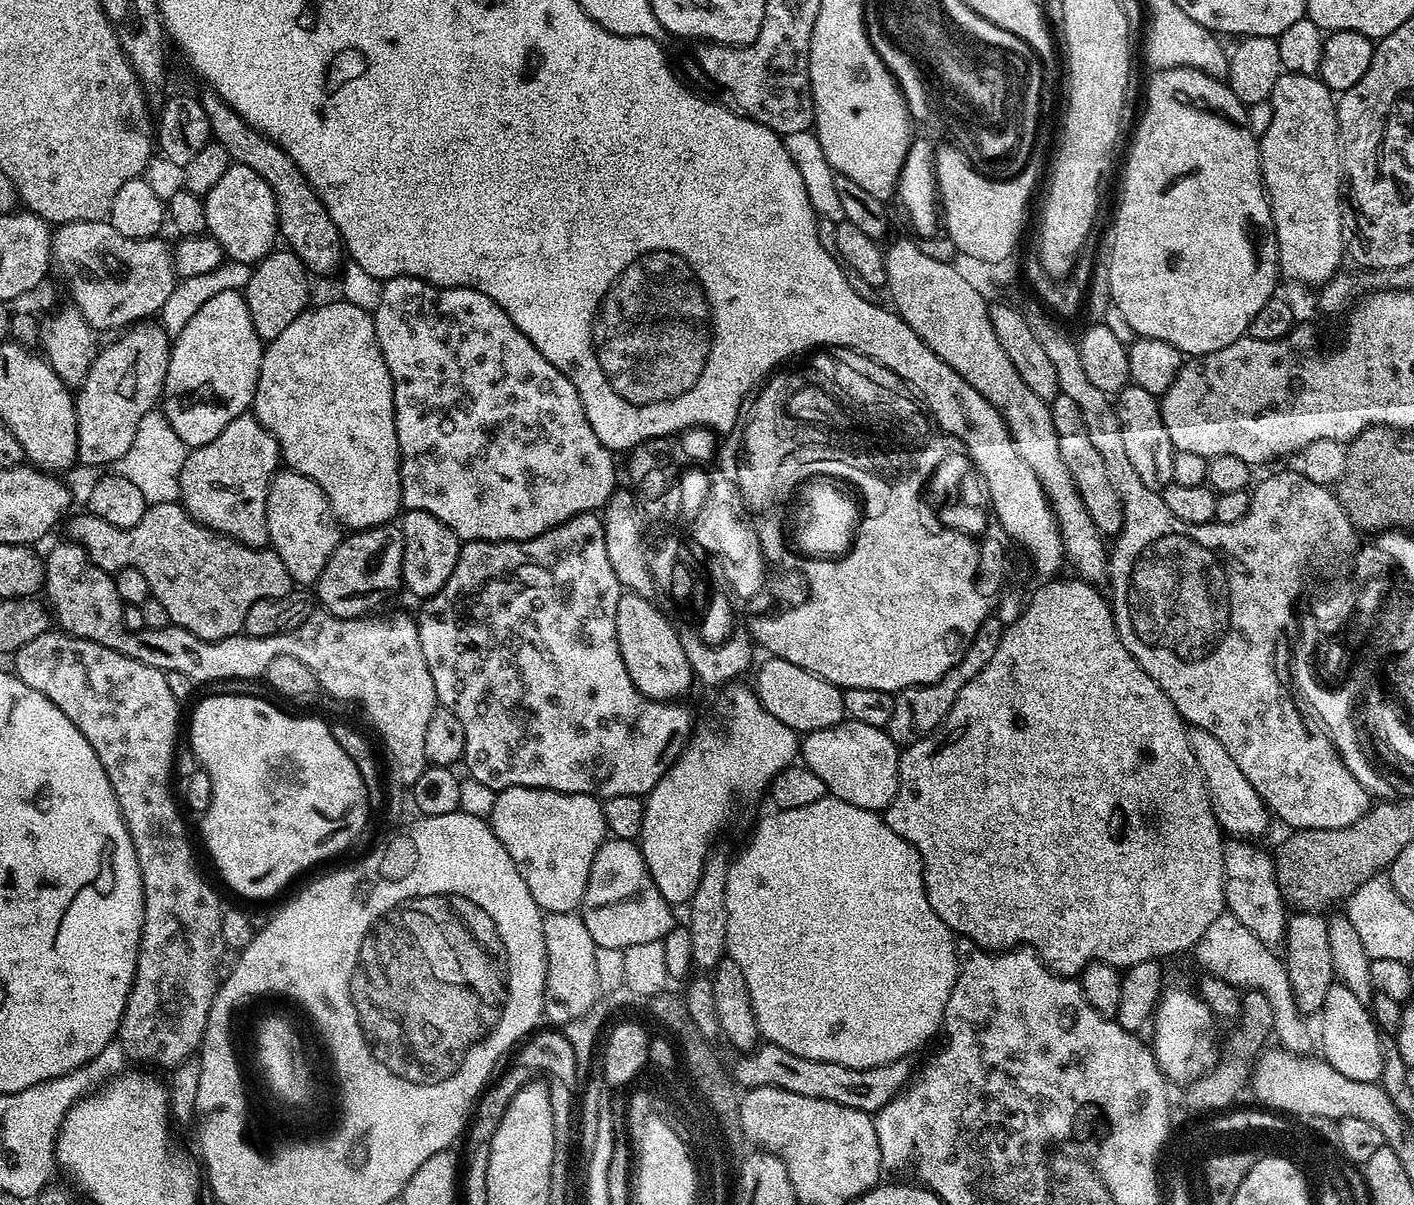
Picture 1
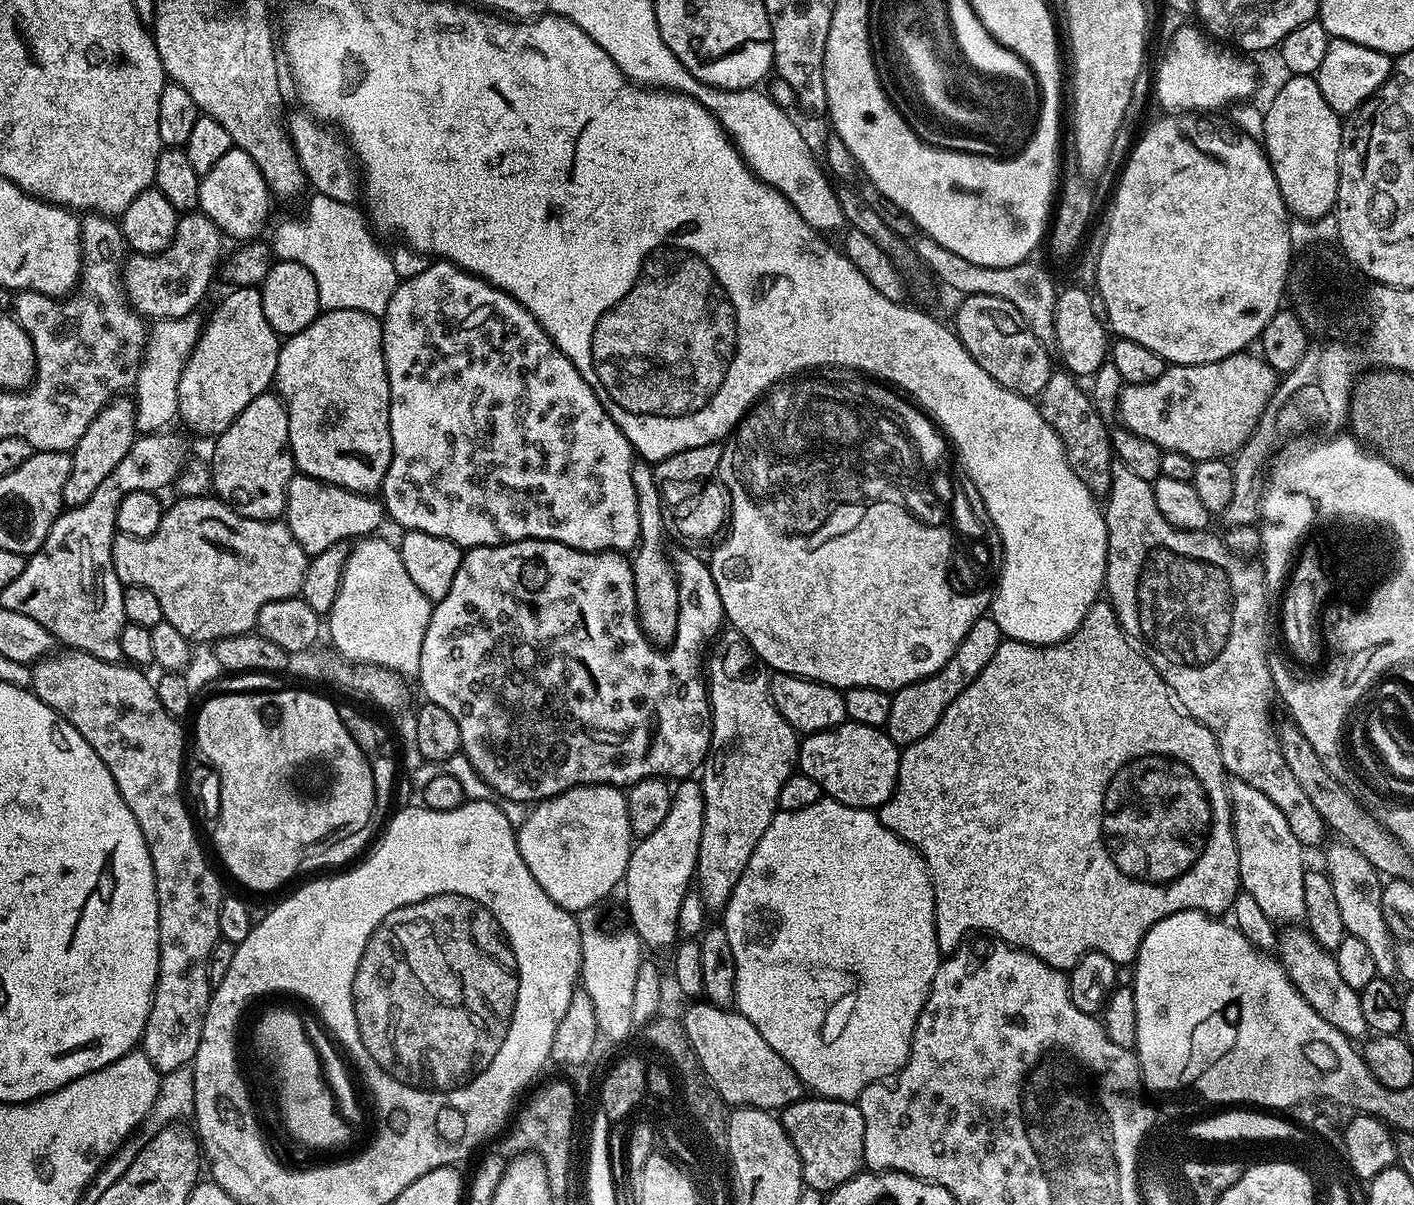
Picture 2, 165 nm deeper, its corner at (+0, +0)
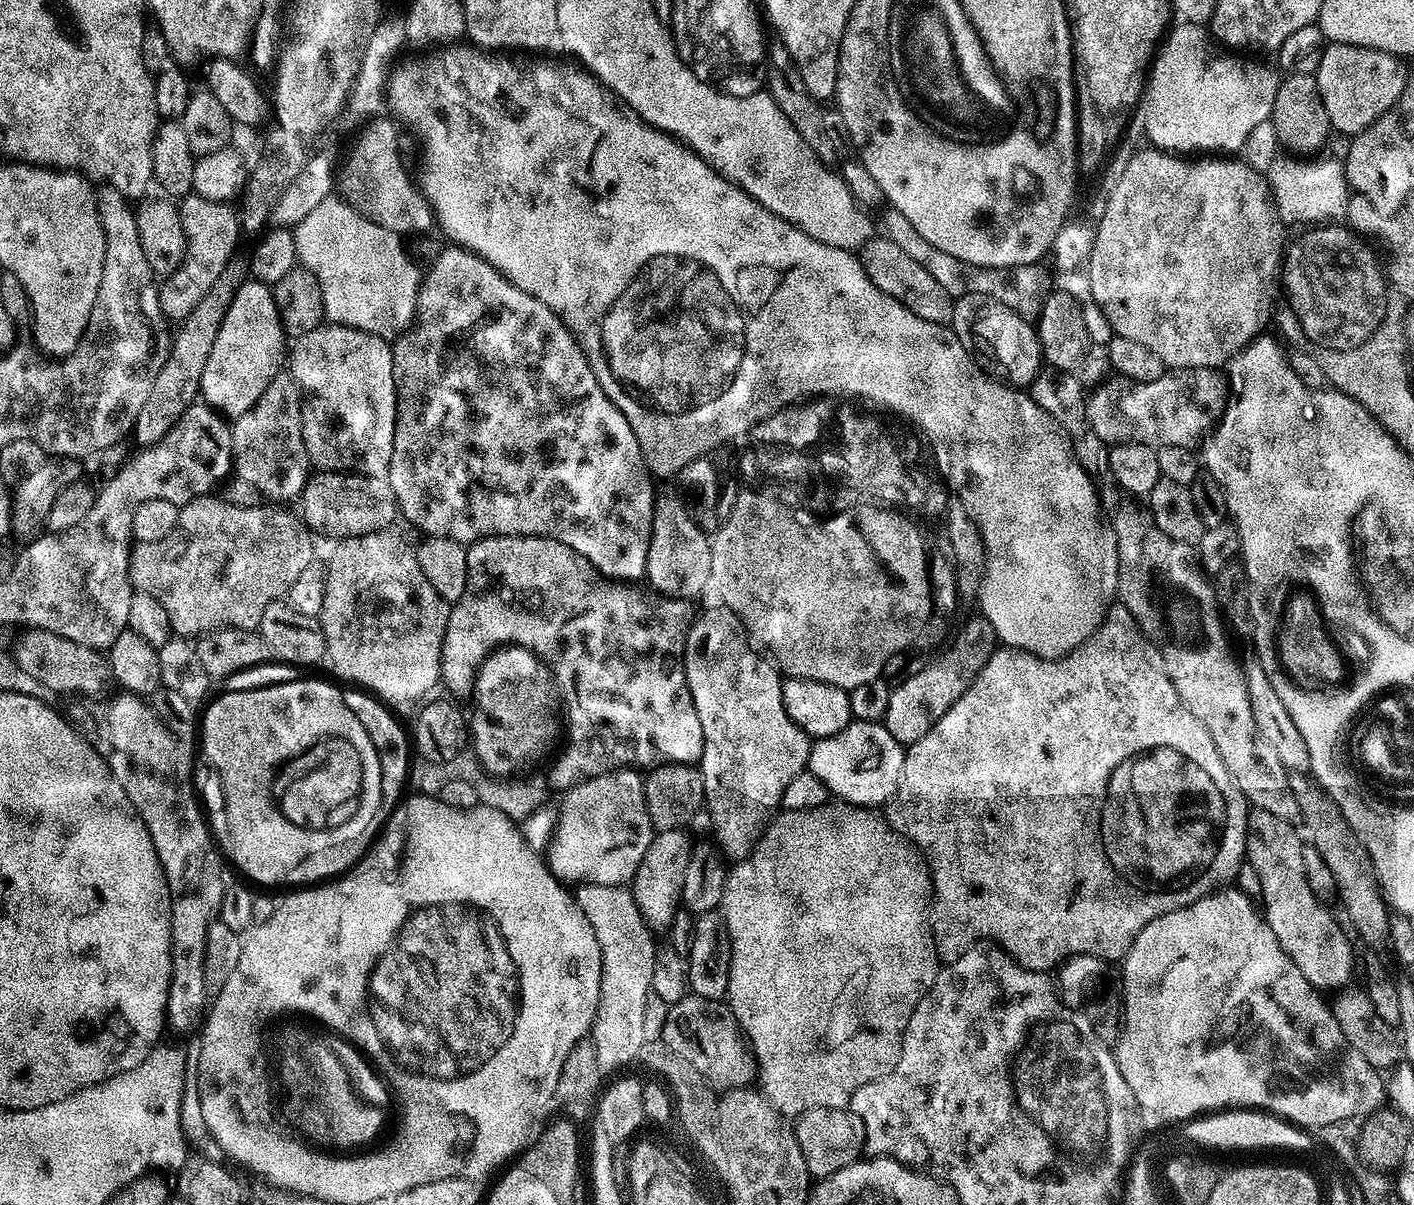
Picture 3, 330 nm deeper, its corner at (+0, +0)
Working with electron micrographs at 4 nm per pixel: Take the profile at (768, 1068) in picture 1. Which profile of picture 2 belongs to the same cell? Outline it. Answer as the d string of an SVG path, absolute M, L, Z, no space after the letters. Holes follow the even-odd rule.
M707 1002L689 1004L692 1005L682 1013L686 1038L690 1038L690 1046L698 1058L702 1070L727 1105L783 1110L787 1104L805 1099L806 1087L798 1078L798 1074L794 1074L794 1070L784 1061L782 1054L778 1054L774 1050L774 1046L770 1046L770 1042L766 1042L766 1038L762 1038L762 1034L758 1034L756 1027L741 1012L718 1008Z

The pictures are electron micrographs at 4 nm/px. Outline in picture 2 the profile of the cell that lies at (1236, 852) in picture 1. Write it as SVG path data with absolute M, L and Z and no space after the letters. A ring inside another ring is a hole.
M1300 926L1281 927L1274 949L1288 981L1296 987L1298 994L1302 994L1302 998L1306 998L1310 1006L1314 1006L1316 1013L1326 1018L1326 1022L1330 1022L1330 1026L1337 1028L1343 1036L1357 1038L1363 1032L1367 1033L1369 1027L1366 1018L1362 1018L1360 993L1355 987L1352 989L1348 985L1339 962L1332 957L1335 955L1329 949L1321 947L1303 927L1296 927Z

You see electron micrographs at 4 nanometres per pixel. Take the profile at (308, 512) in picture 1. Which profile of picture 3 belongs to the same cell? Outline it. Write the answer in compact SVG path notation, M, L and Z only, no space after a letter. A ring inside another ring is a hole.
M317 471L309 475L304 491L298 497L298 504L301 504L302 519L313 533L321 532L324 536L343 538L347 536L368 535L371 532L383 532L391 529L392 523L398 520L398 509L394 490L390 488L387 475L365 476L363 474L349 474L347 472L326 472Z

